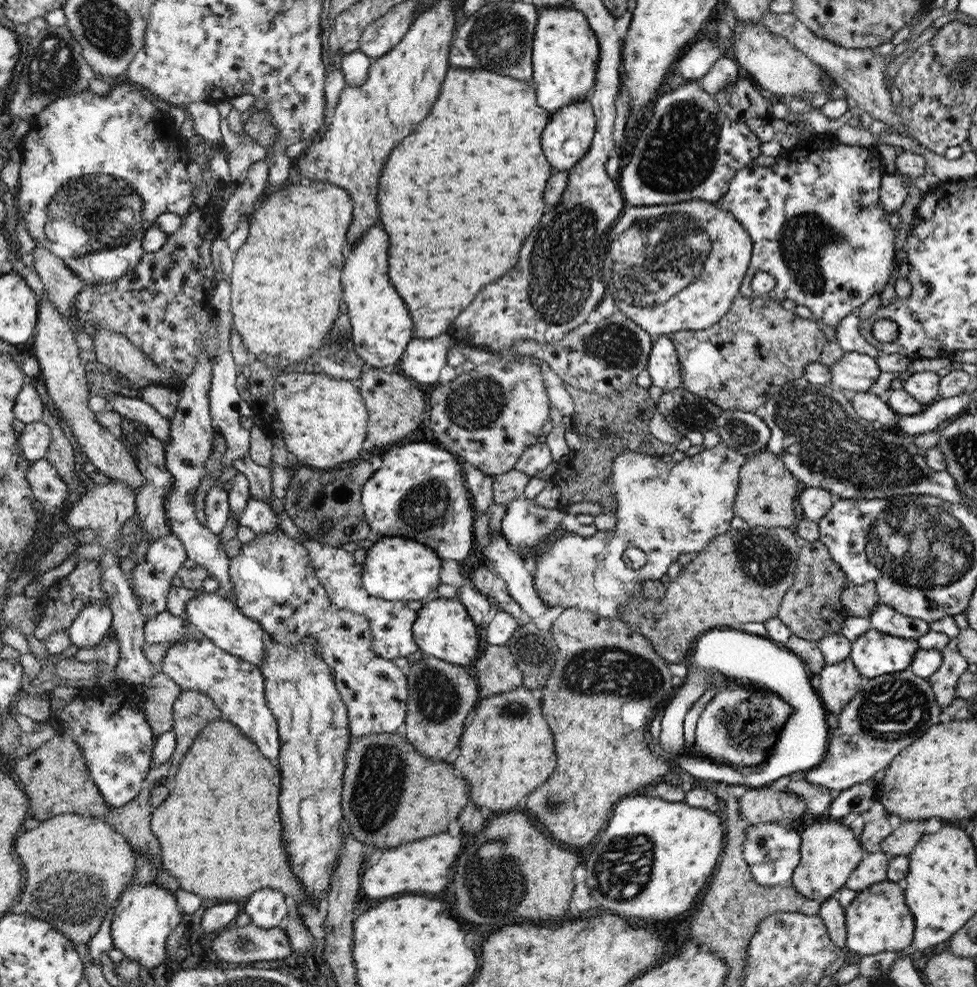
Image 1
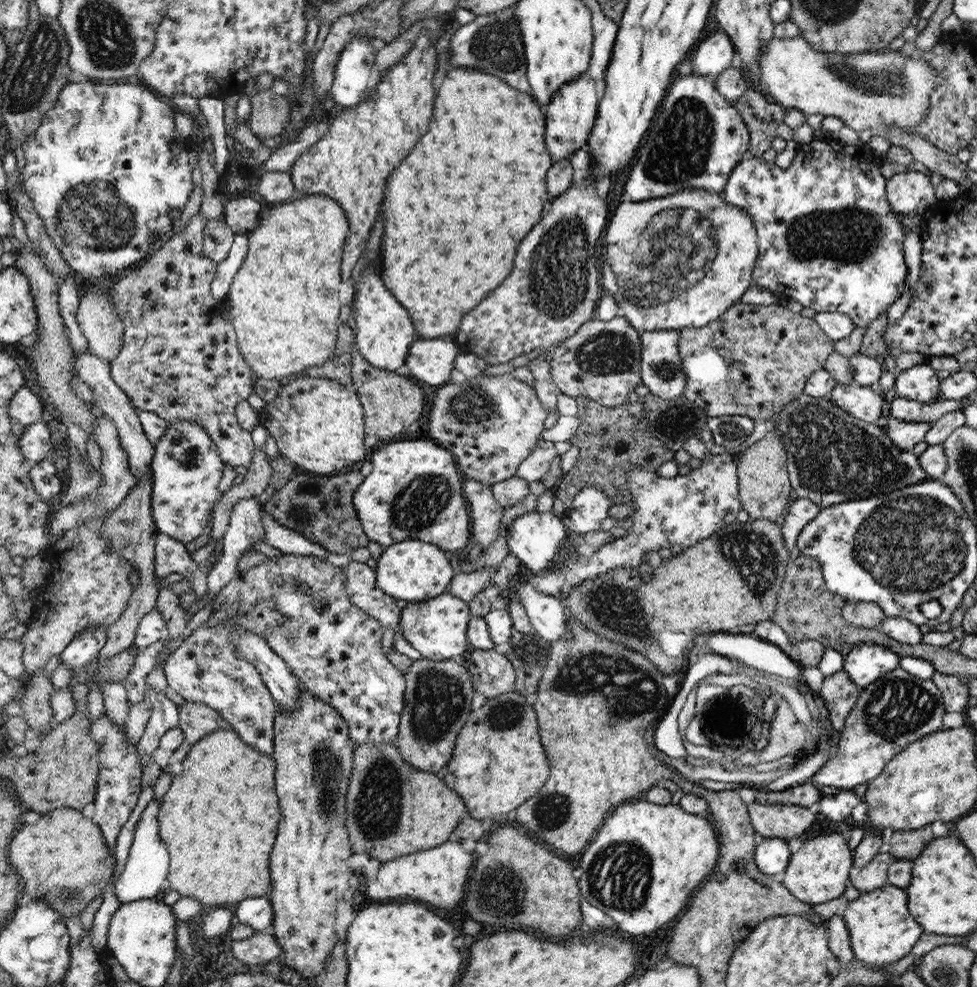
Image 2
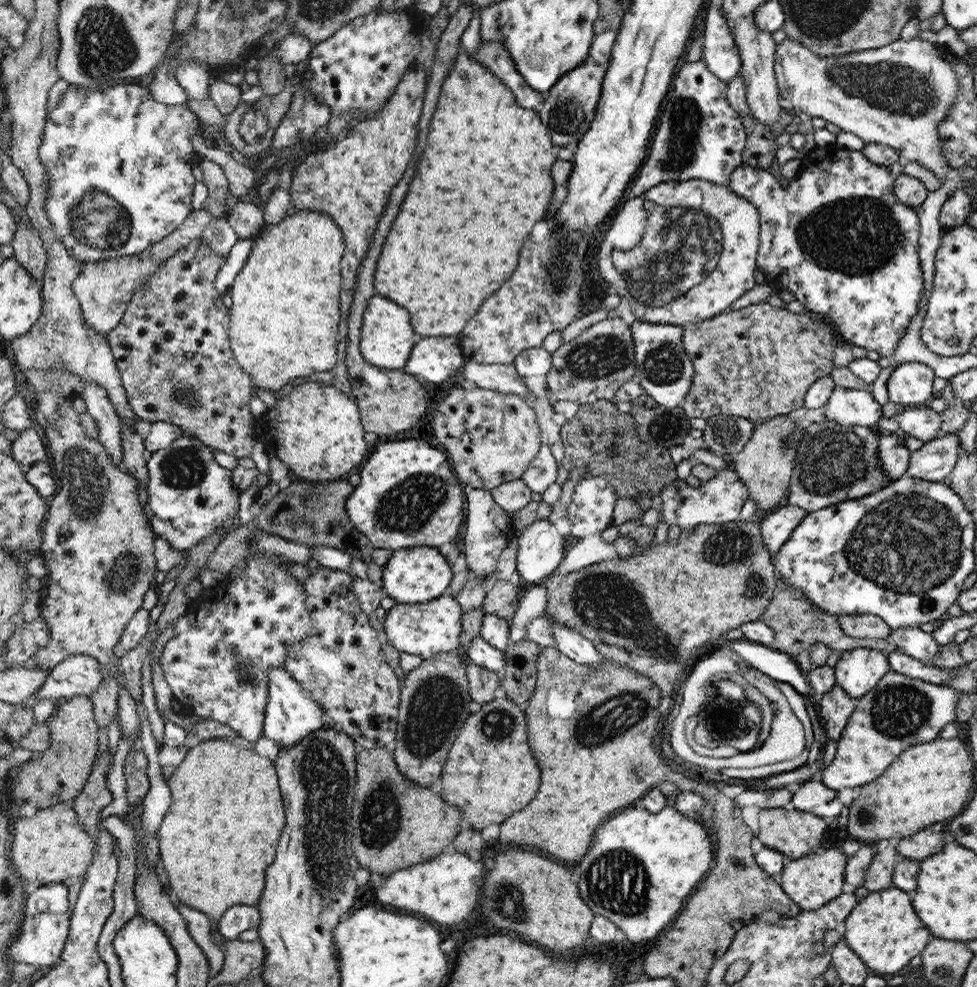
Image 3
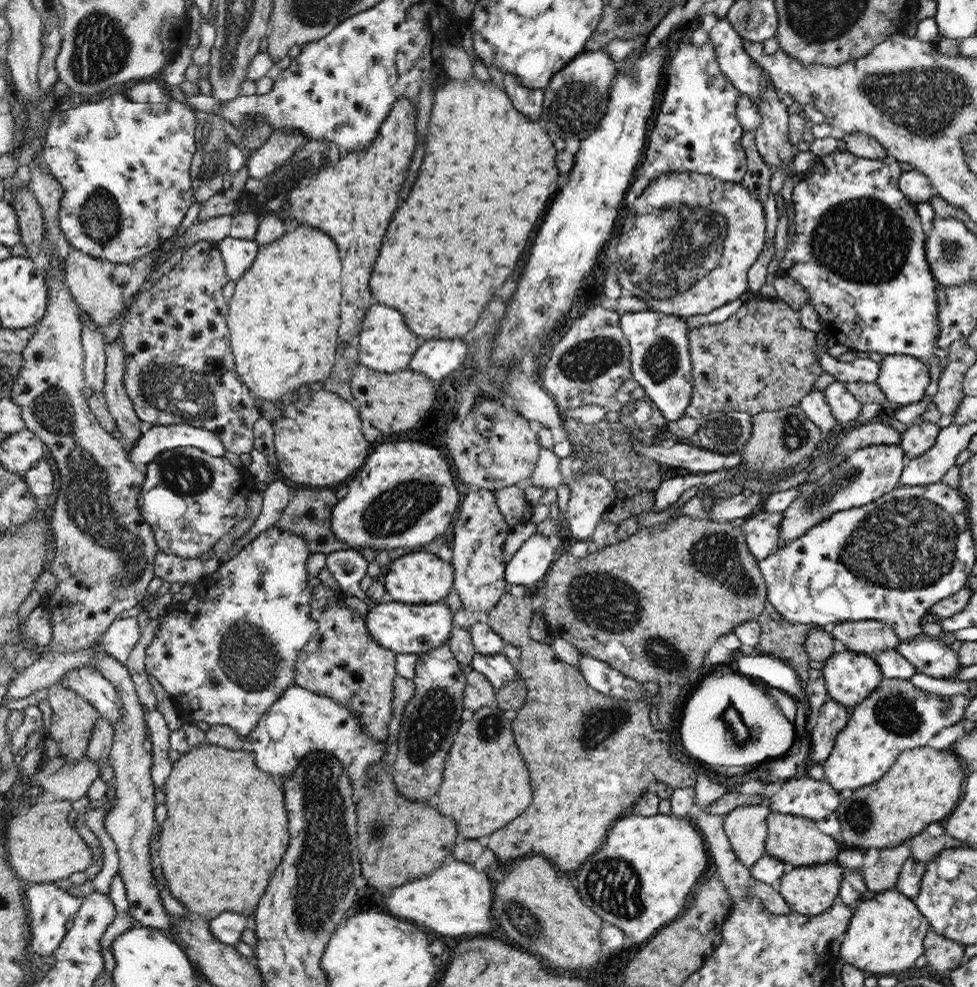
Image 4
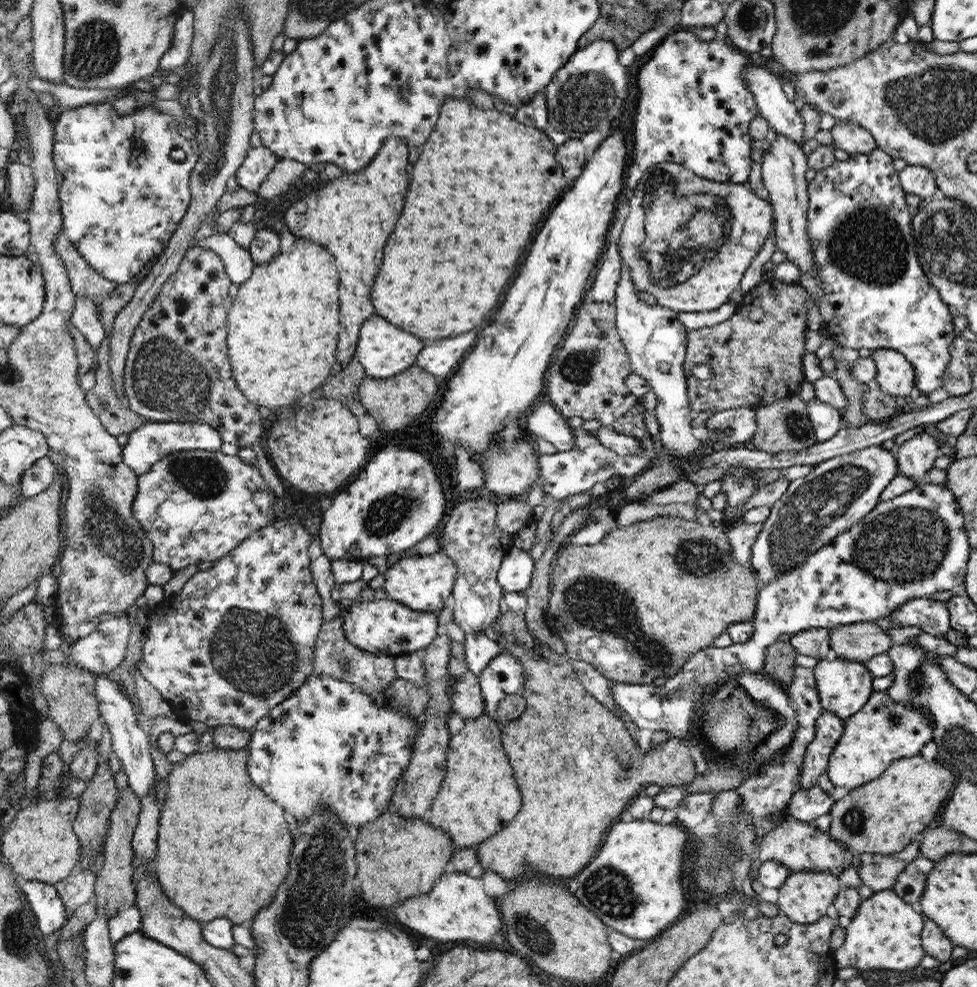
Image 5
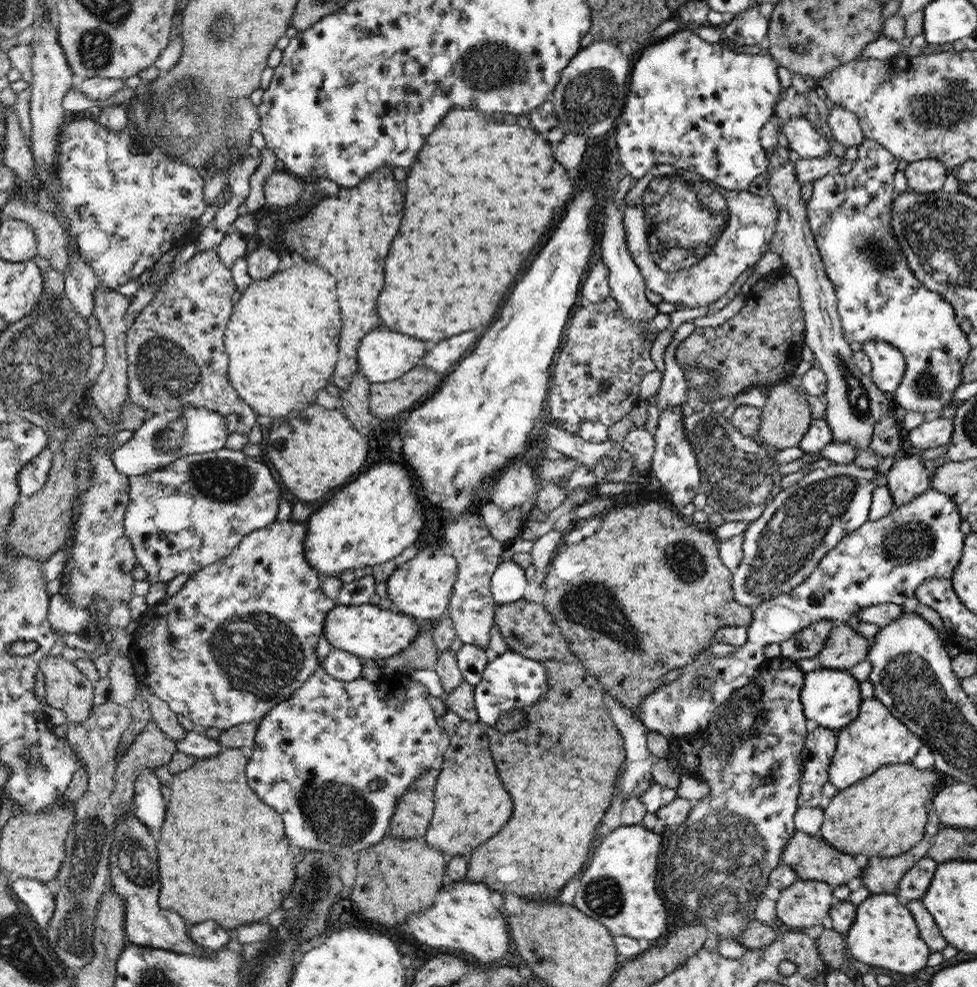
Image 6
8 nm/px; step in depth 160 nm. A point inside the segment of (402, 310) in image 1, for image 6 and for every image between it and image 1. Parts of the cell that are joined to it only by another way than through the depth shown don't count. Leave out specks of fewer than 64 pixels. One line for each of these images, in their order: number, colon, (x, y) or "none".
2: (384, 334)
3: (387, 339)
4: (386, 345)
5: (383, 350)
6: (384, 355)

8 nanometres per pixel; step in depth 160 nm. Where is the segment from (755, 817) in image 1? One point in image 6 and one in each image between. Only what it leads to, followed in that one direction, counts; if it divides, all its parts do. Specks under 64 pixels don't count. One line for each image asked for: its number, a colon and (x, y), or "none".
2: (786, 821)
3: (796, 833)
4: (797, 841)
5: (801, 846)
6: (812, 857)

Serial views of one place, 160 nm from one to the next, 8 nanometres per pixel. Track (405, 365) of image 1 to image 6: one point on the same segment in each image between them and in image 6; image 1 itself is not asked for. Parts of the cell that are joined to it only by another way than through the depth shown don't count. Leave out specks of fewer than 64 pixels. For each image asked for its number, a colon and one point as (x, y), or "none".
2: (430, 360)
3: (433, 359)
4: (436, 358)
5: (442, 357)
6: (446, 354)

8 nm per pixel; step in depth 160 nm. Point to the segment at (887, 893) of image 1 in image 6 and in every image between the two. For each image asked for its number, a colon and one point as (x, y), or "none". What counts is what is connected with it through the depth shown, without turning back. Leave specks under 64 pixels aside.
2: (881, 931)
3: (883, 931)
4: (885, 935)
5: (884, 934)
6: (884, 935)

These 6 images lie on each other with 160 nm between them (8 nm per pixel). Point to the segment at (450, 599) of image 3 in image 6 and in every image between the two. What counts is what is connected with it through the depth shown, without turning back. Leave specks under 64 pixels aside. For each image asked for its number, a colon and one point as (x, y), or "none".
4: (403, 628)
5: (383, 627)
6: (370, 632)

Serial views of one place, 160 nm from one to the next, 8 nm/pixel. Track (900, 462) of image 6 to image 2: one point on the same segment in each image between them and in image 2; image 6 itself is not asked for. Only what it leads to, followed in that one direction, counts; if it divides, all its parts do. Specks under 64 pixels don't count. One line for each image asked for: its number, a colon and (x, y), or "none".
2: (908, 410)
3: (920, 421)
4: (920, 437)
5: (916, 456)

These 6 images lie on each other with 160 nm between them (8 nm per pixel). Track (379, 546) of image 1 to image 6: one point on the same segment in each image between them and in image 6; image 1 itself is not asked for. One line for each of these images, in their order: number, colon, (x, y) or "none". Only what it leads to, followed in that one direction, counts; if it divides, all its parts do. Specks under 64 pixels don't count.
2: (413, 571)
3: (413, 575)
4: (415, 578)
5: (421, 582)
6: (421, 588)

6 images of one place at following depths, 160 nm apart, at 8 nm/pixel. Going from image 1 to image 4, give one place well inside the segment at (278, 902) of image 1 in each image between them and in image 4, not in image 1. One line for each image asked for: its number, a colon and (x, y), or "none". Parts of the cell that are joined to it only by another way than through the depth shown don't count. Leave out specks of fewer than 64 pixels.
2: (259, 913)
3: (238, 919)
4: (227, 927)

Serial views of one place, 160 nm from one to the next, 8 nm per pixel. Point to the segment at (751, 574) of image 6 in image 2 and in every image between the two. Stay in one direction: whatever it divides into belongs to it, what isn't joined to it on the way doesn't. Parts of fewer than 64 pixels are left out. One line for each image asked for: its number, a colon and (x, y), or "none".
2: (906, 435)
3: (895, 457)
4: (871, 472)
5: (837, 494)

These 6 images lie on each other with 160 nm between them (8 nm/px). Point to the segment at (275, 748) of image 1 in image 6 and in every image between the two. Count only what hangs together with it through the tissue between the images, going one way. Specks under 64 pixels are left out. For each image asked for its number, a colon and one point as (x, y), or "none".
2: (207, 667)
3: (219, 663)
4: (230, 655)
5: (239, 638)
6: (240, 637)

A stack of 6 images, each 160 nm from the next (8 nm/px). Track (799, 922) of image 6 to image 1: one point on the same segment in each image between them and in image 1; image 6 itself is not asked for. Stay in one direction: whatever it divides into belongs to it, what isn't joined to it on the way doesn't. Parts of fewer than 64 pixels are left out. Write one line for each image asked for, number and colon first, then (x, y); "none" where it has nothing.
1: (830, 852)
2: (818, 871)
3: (814, 880)
4: (810, 890)
5: (805, 896)

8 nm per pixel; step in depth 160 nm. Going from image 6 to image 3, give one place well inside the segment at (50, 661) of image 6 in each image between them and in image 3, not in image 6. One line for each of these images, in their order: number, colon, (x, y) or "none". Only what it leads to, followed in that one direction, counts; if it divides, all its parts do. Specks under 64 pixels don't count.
3: (61, 775)
4: (75, 719)
5: (71, 692)

